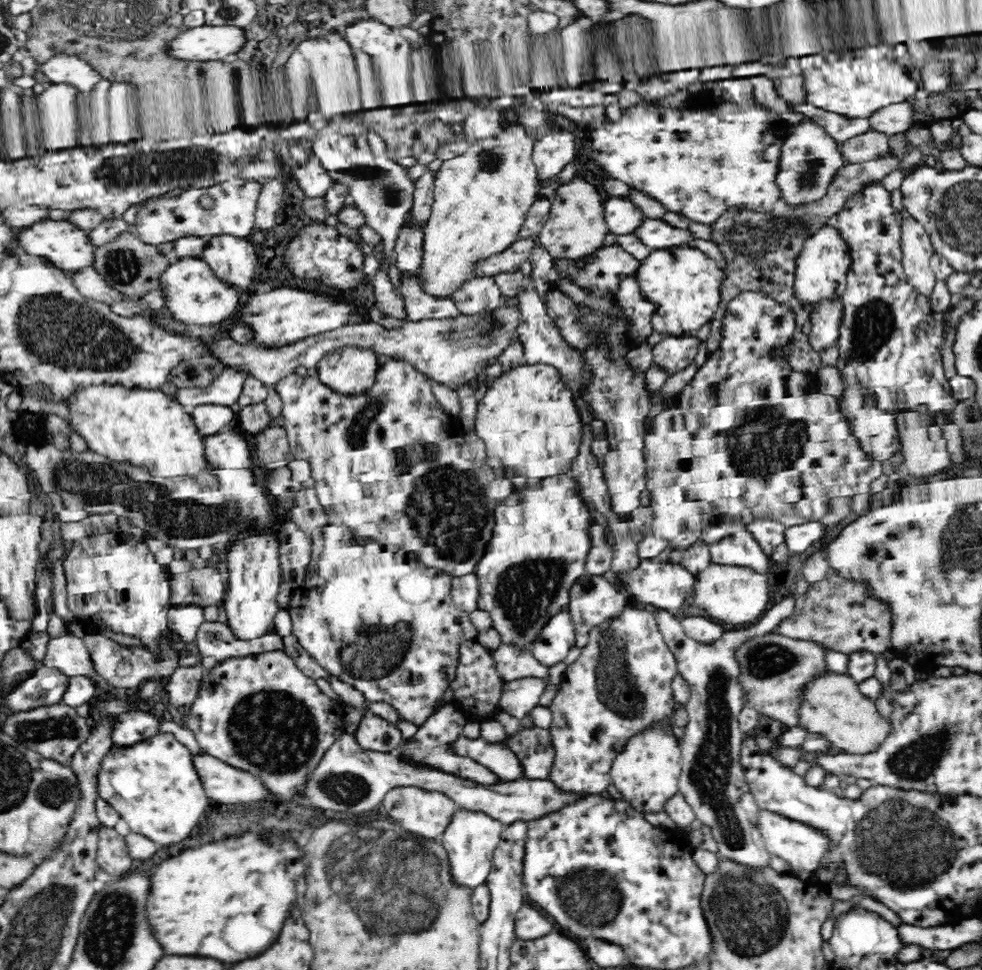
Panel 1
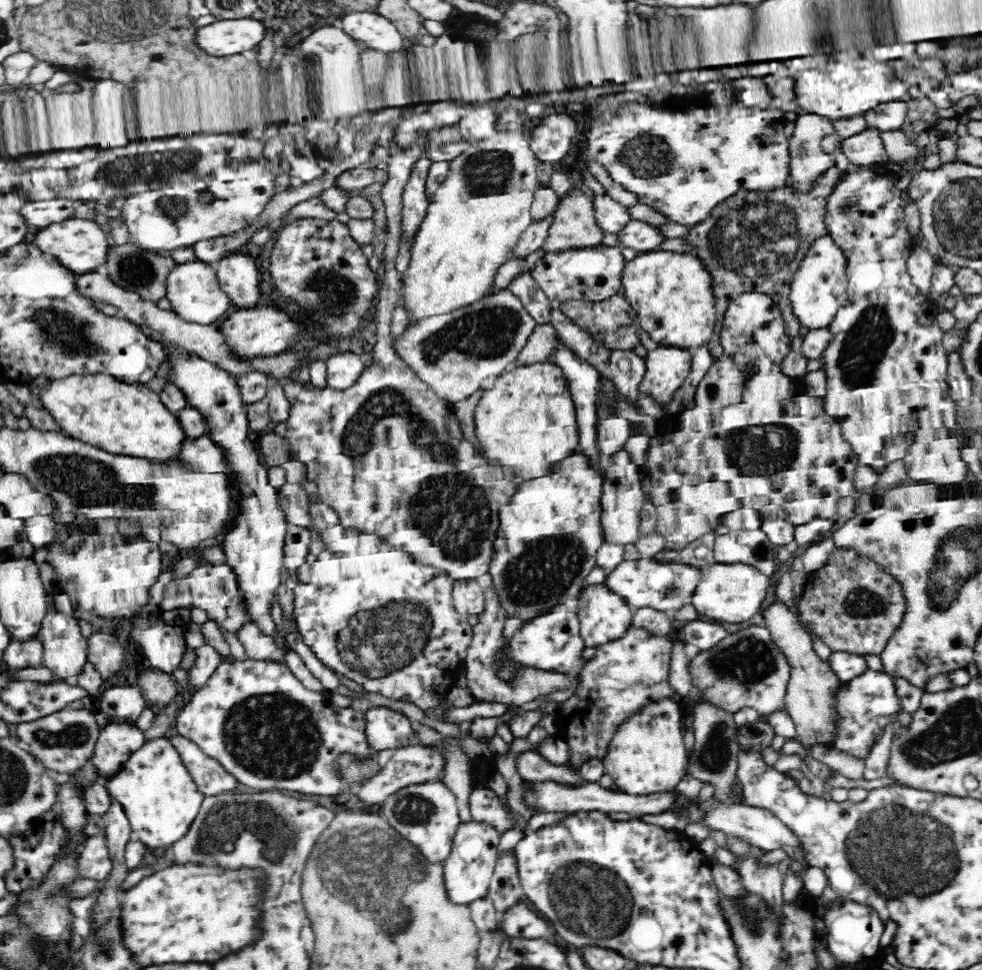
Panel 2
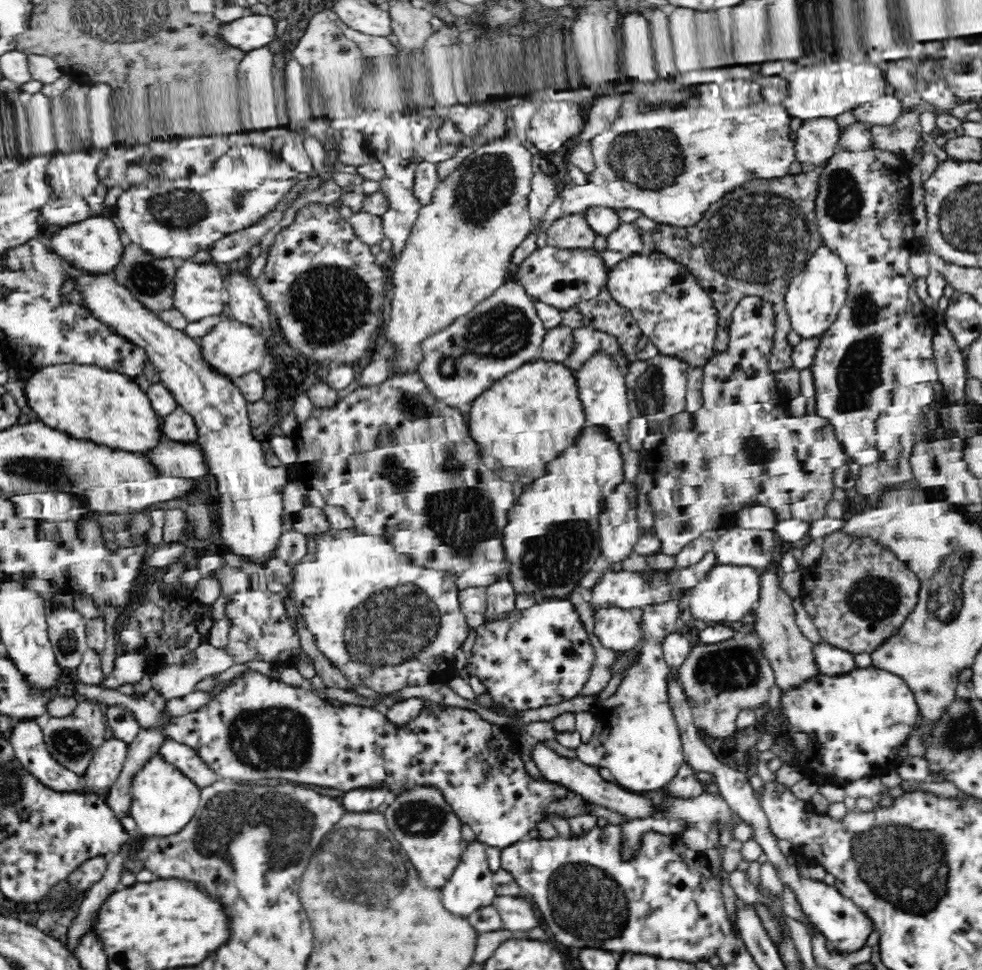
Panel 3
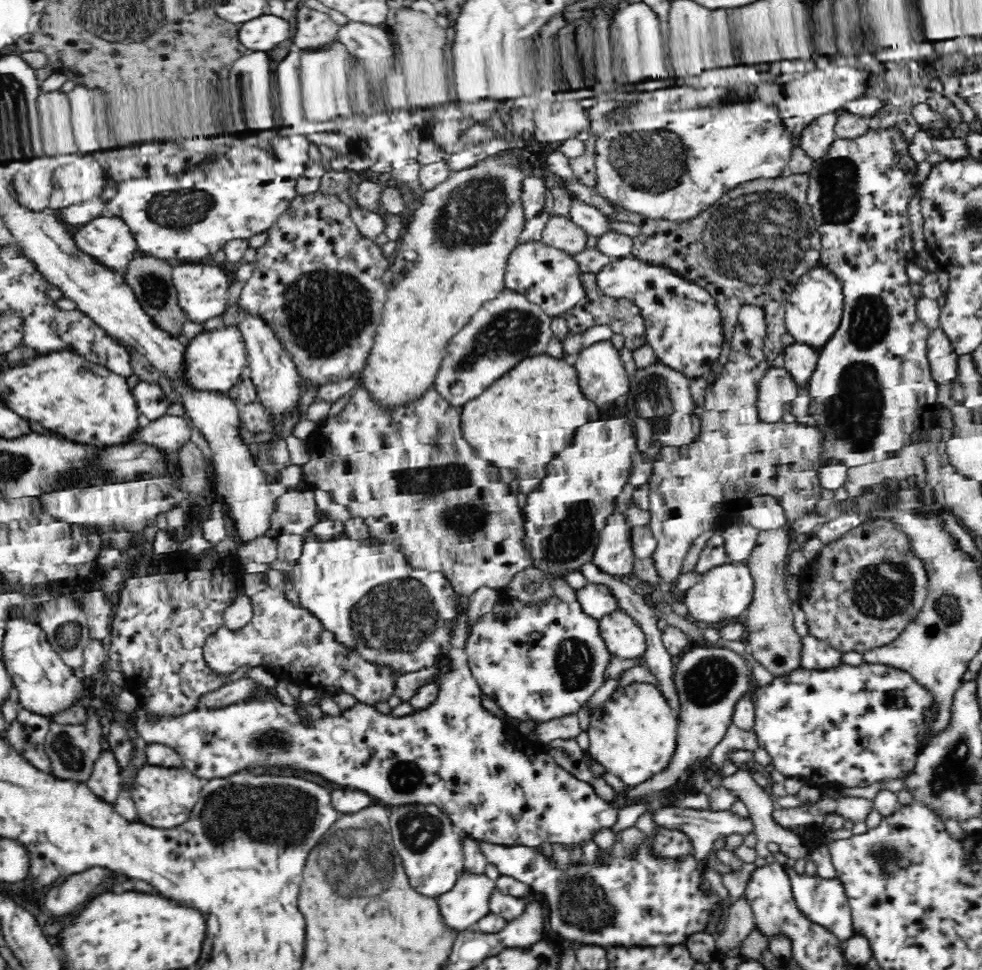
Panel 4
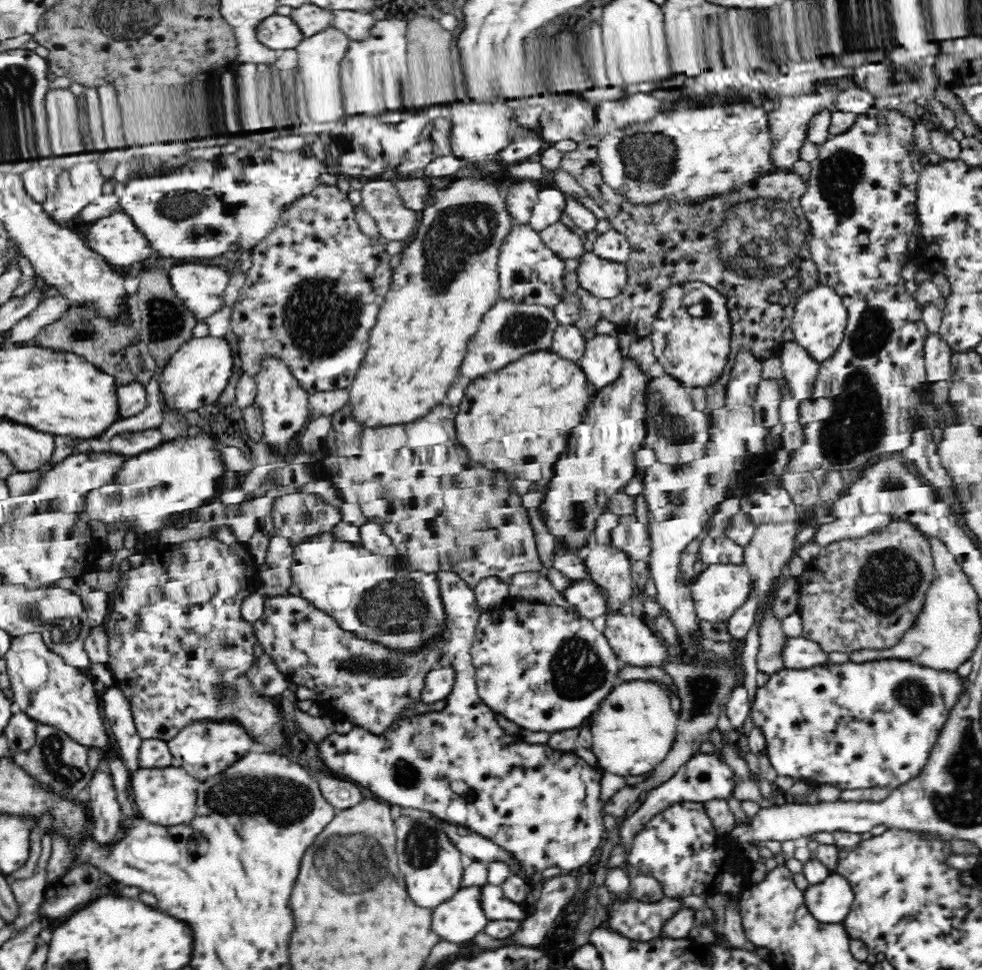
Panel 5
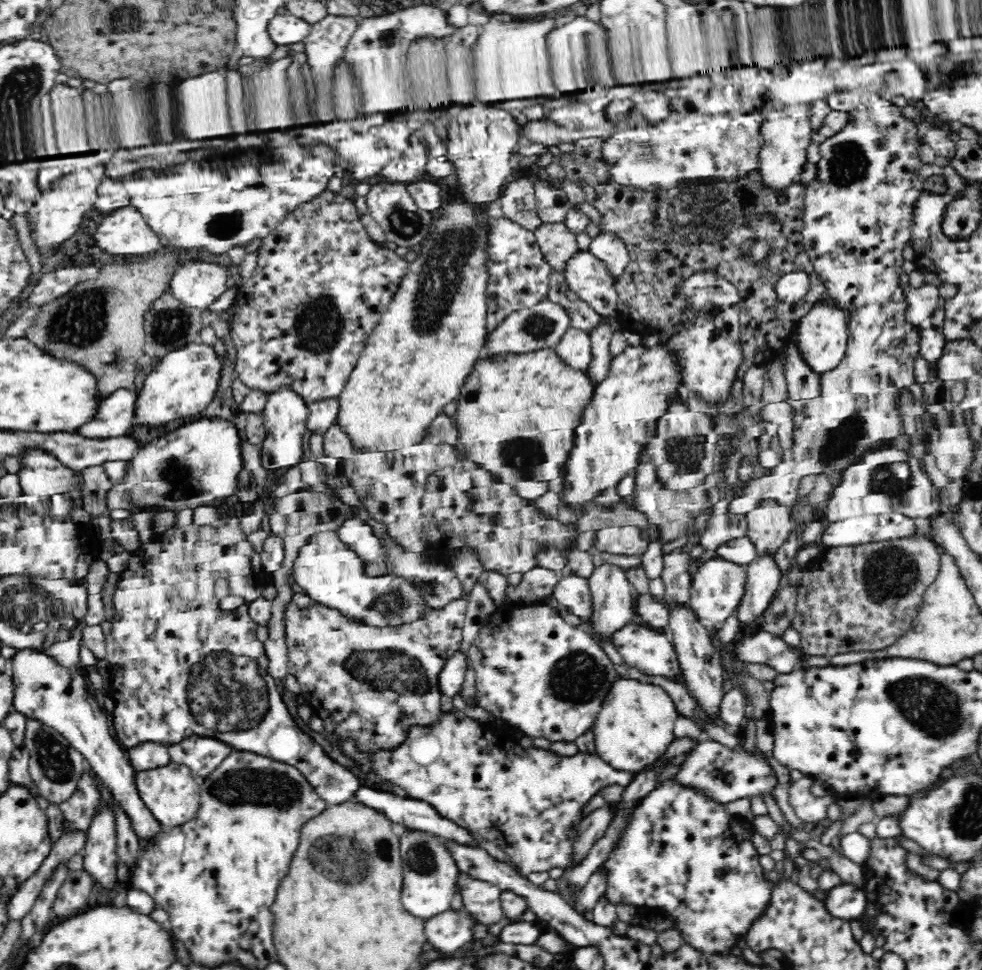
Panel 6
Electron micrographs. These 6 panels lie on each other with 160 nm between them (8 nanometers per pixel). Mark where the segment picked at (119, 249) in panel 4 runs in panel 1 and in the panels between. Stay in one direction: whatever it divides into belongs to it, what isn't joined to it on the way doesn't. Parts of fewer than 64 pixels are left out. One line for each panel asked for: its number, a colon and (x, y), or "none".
1: (66, 246)
2: (81, 245)
3: (95, 244)

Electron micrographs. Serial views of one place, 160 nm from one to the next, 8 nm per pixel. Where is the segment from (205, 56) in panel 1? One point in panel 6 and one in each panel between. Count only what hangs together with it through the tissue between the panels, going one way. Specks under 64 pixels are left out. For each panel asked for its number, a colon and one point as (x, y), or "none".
2: (226, 37)
3: (254, 31)
4: (262, 34)
5: (278, 32)
6: (286, 29)

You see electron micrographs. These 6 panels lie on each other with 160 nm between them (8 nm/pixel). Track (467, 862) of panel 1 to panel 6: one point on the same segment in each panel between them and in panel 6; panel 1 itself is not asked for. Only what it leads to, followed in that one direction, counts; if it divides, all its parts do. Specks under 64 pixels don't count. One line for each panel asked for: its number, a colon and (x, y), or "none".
2: (468, 872)
3: (470, 888)
4: (468, 902)
5: (458, 921)
6: (448, 932)

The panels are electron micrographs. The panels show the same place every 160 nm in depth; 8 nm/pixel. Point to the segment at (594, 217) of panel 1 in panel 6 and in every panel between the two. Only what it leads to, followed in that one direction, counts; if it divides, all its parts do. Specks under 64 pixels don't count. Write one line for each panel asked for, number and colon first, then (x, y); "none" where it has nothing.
2: (574, 227)
3: (570, 232)
4: (561, 233)
5: (566, 244)
6: (556, 242)

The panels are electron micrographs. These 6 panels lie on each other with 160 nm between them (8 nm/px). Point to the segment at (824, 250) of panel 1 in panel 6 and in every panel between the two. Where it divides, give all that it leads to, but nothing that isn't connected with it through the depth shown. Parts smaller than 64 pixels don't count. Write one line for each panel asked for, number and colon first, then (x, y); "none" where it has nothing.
2: (819, 288)
3: (813, 299)
4: (814, 310)
5: (820, 321)
6: (822, 336)

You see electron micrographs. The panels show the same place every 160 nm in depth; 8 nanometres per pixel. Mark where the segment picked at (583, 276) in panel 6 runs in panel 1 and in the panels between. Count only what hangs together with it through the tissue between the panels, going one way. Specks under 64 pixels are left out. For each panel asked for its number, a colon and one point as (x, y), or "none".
1: (683, 284)
2: (671, 294)
3: (677, 315)
4: (683, 324)
5: (602, 278)

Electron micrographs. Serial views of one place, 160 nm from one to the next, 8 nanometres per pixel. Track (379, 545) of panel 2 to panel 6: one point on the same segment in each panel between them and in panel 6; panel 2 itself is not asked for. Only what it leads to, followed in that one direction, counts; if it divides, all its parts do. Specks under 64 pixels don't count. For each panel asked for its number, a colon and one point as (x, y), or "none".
3: (362, 599)
4: (365, 591)
5: (364, 592)
6: (328, 570)

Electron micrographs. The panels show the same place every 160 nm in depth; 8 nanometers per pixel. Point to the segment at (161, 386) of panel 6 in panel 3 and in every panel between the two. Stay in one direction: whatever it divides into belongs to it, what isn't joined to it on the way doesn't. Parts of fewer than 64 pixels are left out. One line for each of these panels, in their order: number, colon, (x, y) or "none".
3: (231, 349)
4: (213, 361)
5: (195, 375)

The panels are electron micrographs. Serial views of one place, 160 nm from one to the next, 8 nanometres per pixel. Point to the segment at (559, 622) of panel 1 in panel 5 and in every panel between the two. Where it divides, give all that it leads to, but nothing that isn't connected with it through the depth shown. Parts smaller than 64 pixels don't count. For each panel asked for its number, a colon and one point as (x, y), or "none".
2: (552, 642)
3: (526, 658)
4: (541, 661)
5: (546, 669)

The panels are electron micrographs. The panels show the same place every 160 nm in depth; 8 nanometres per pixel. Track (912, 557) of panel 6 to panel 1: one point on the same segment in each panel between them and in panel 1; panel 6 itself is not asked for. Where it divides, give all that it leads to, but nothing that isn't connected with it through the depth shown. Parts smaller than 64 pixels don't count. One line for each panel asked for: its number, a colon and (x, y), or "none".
1: (843, 614)
2: (852, 603)
3: (858, 593)
4: (861, 592)
5: (866, 593)

